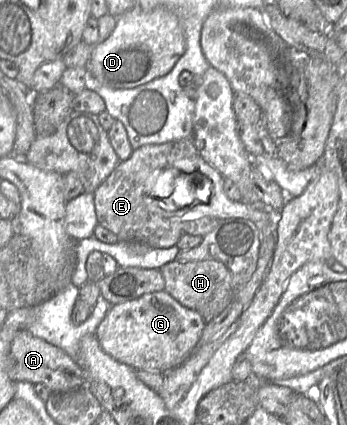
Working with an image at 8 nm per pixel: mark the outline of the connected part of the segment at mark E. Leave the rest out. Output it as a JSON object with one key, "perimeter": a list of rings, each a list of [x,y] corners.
{"perimeter":[[[193,138],[160,145],[144,145],[133,150],[131,156],[125,161],[120,161],[112,173],[94,191],[98,224],[115,234],[119,241],[142,242],[157,249],[172,247],[185,235],[204,237],[224,219],[203,217],[195,220],[184,220],[176,217],[165,217],[162,215],[162,211],[166,211],[166,208],[169,209],[172,204],[156,199],[154,186],[166,168],[176,168],[187,174],[196,174],[197,170],[202,171],[208,165],[199,155]]]}

